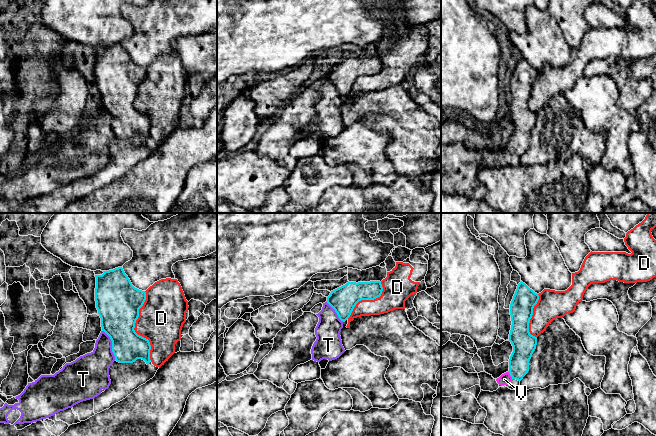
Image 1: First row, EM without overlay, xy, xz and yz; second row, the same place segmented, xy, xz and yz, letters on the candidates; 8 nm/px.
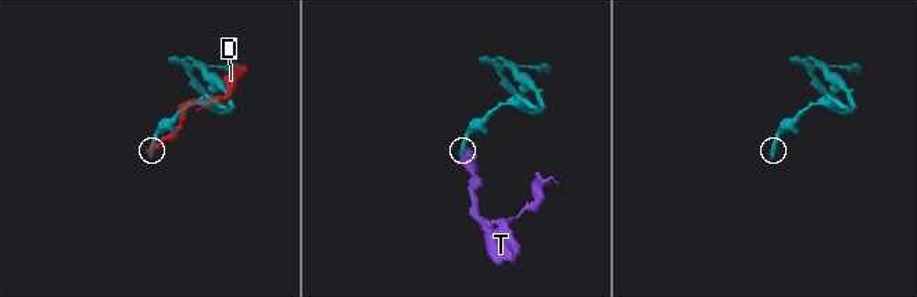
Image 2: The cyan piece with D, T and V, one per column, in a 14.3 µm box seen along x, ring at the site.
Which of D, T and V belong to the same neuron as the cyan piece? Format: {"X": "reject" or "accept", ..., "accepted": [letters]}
{"D": "reject", "T": "reject", "V": "accept", "accepted": ["V"]}

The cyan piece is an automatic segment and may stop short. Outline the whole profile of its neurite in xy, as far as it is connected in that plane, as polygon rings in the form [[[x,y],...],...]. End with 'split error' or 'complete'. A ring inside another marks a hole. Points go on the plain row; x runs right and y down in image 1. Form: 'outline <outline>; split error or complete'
outline [[[122,43],[95,51],[95,77],[101,103],[112,117],[112,128],[119,139],[142,135],[150,139],[151,121],[134,104],[146,68],[135,64]]]; complete

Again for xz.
outline [[[380,57],[348,58],[331,67],[326,78],[335,86],[339,95],[345,98],[359,77],[374,76],[381,72],[382,67]]]; complete

